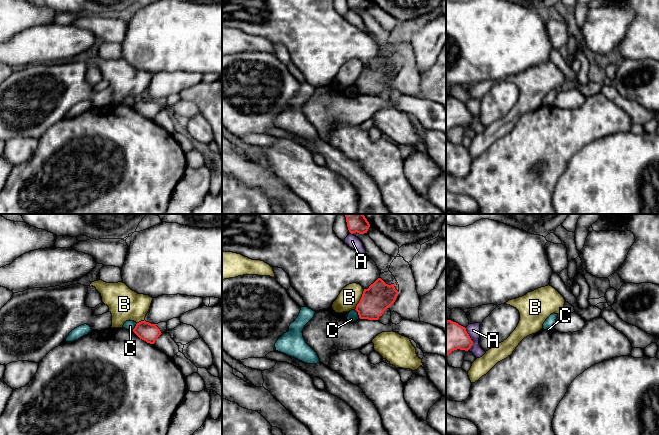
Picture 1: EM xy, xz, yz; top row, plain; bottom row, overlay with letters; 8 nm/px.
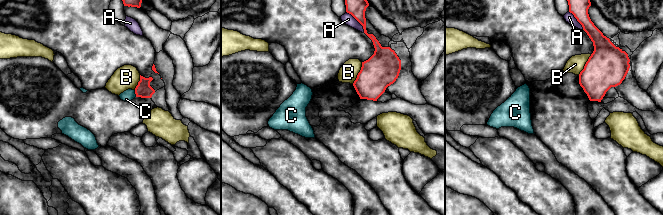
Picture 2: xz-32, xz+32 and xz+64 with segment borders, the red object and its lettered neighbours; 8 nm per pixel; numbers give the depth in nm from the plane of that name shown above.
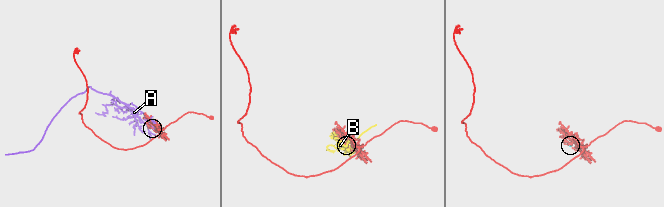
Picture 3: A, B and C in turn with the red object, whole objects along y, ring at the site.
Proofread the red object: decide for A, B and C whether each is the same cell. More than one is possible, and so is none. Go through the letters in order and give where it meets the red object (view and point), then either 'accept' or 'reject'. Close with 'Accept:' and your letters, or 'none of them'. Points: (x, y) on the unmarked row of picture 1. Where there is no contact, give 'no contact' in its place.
A: meets red in yz at (470, 115); reject
B: meets red in xz at (360, 75); reject
C: meets red in xz at (358, 90); reject
Accept: none of them

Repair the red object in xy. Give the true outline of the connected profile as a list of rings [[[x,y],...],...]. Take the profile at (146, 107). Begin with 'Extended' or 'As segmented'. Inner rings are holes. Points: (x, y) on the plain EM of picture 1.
As segmented. [[[141,97],[136,100],[133,108],[142,116],[147,119],[154,120],[157,114],[161,111],[160,105],[156,100],[151,100],[149,98]]]

